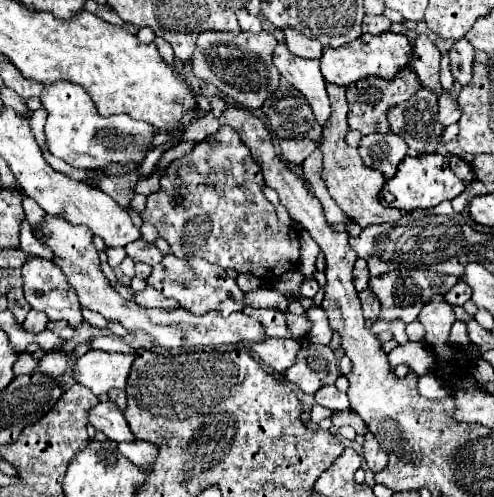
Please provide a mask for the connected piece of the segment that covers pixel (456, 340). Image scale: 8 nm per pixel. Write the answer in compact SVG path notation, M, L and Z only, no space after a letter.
M456 320L454 326L452 326L452 332L450 332L450 344L452 346L464 346L468 342L470 340L468 340L468 332L466 332L466 324Z

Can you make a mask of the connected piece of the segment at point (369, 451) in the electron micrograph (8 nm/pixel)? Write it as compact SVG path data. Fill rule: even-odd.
M366 432L366 434L364 434L362 452L364 452L362 456L364 456L364 460L366 460L366 464L368 464L368 468L370 468L372 472L380 472L382 468L386 468L386 464L388 464L388 454L384 454L384 450L380 448L380 444L376 442L376 438L374 438L372 432Z

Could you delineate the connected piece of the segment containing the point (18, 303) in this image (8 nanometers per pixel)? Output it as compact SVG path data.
M12 288L6 296L8 296L8 310L12 310L12 314L16 316L18 324L22 324L26 314L28 314L28 310L30 310L30 304L26 302L22 288Z

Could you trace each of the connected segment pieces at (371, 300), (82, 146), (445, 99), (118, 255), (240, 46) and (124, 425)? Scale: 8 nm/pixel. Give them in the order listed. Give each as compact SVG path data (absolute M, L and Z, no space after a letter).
M370 288L362 290L358 296L360 296L360 302L362 302L364 318L376 320L376 318L378 318L378 312L380 312L380 302L378 302L378 298L372 294L372 290L370 290Z
M54 82L44 86L44 94L40 94L42 108L48 112L46 118L46 144L48 150L62 158L64 162L76 168L104 168L110 162L140 162L144 160L146 150L150 148L150 138L156 136L156 130L142 122L128 118L126 114L104 118L96 112L94 102L74 82Z
M448 92L438 96L438 122L446 128L450 124L454 124L460 118L460 110L458 104L452 100L452 96Z
M123 247L110 248L106 253L108 257L108 264L112 268L118 267L126 257L126 252Z
M202 32L198 36L196 52L192 56L192 70L198 78L218 86L222 94L244 108L260 108L264 100L278 88L280 72L272 66L272 50L276 38L268 32L228 34L228 32Z
M112 400L96 404L88 414L88 422L96 430L102 430L114 442L132 442L132 440L136 440L128 422L126 422L126 418L124 418L124 412Z

